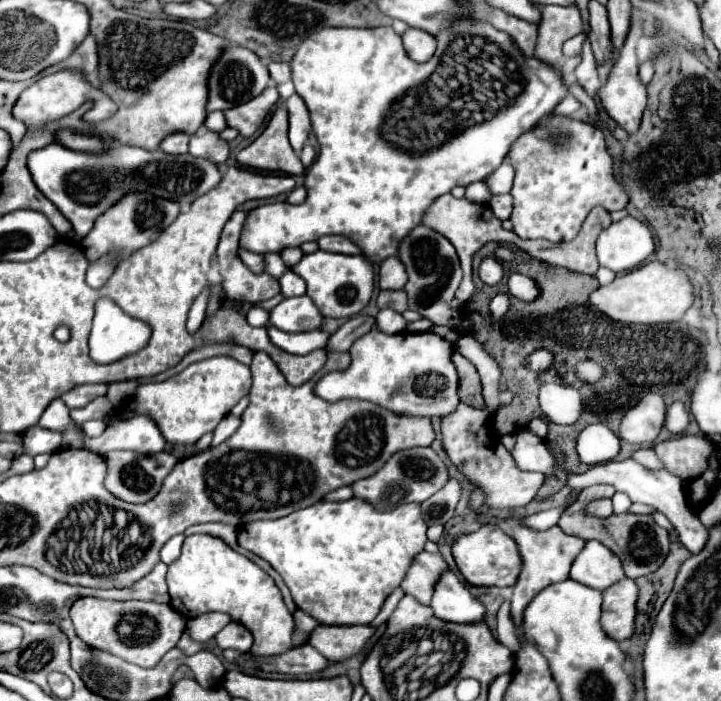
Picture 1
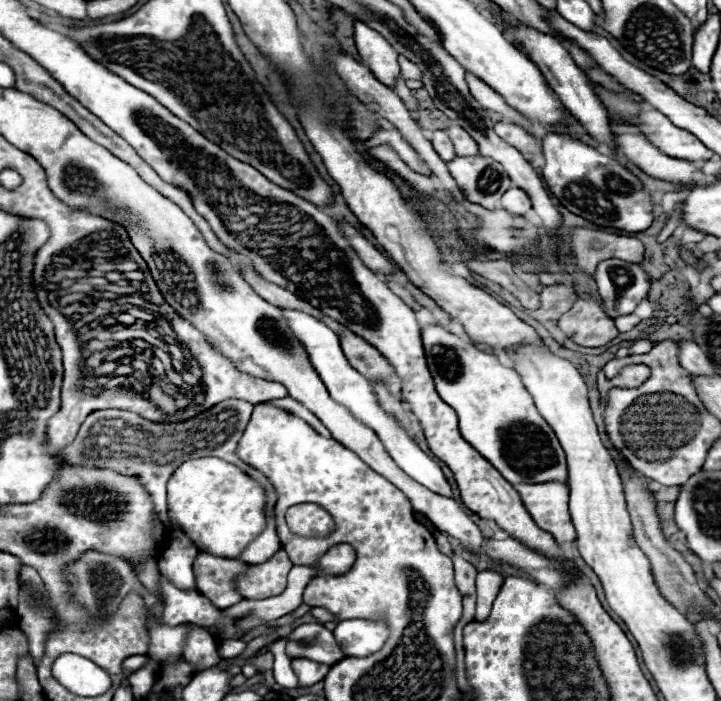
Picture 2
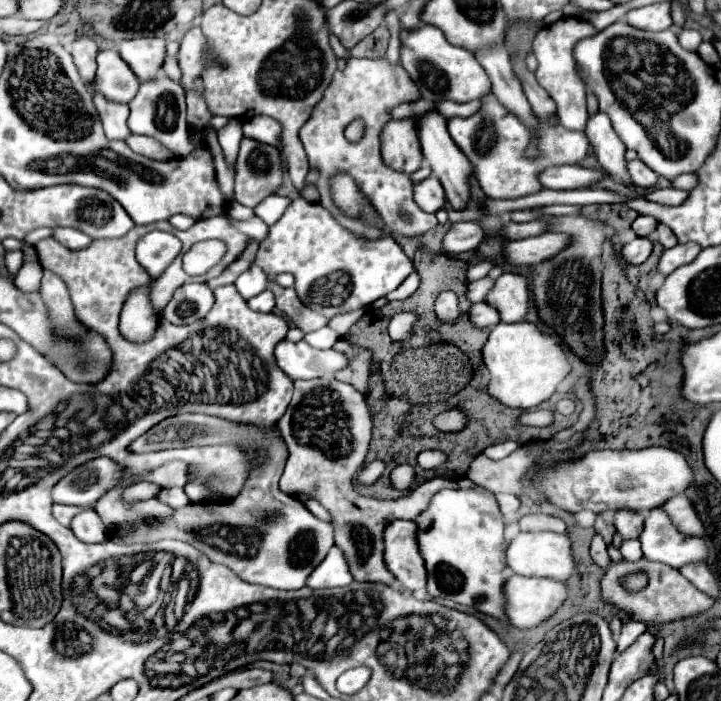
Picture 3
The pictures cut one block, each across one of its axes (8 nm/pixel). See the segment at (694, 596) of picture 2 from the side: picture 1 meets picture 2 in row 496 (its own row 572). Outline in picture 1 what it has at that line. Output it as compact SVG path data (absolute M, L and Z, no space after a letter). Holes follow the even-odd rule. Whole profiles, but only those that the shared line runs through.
M590 486L586 490L580 492L578 506L576 506L576 518L572 518L572 524L568 524L568 528L562 528L566 534L570 536L578 536L584 540L598 540L604 546L608 546L610 550L614 550L614 554L618 554L618 558L622 560L624 572L628 578L640 578L646 574L656 572L664 558L668 556L668 532L664 528L660 528L654 518L650 514L612 514L610 518L598 518L598 516L590 516L586 514L586 508L590 504L590 498L612 498L614 496L614 488L612 486ZM664 554L664 558L662 558Z

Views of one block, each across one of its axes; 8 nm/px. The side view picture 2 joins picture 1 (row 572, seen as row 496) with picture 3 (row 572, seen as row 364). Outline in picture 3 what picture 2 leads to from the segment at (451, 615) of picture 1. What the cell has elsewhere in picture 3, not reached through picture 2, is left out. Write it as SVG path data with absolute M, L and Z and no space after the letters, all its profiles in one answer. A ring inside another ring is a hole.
M332 548L330 554L324 558L324 562L310 574L308 588L336 588L336 586L348 586L352 582L352 574L348 568L348 562L340 548Z

